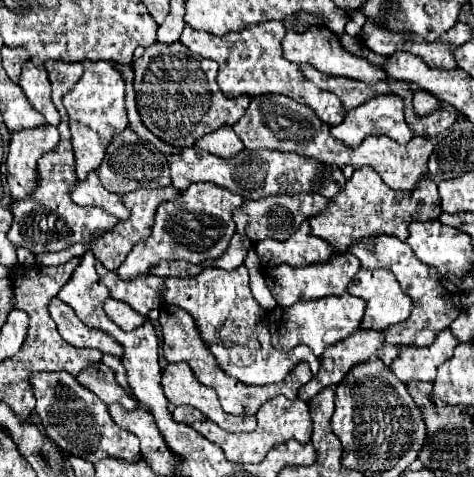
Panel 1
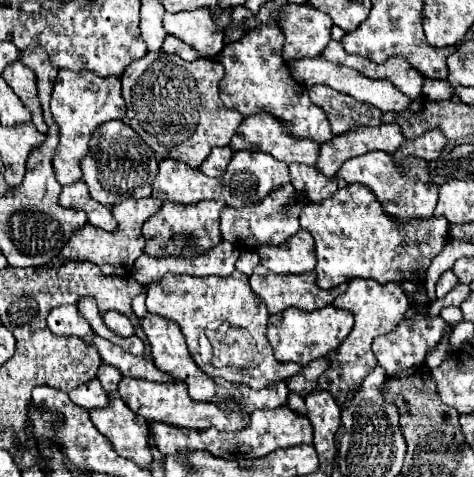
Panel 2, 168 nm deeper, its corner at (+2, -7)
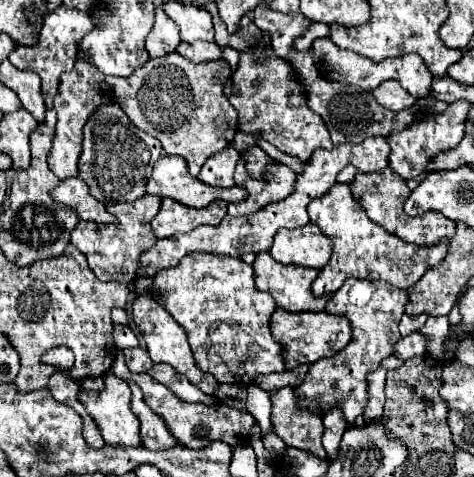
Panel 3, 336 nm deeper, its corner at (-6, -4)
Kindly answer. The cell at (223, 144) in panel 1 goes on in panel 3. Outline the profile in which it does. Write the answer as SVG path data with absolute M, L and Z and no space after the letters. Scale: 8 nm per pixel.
M230 145L228 149L222 149L220 153L212 155L204 163L204 167L198 173L198 179L206 185L220 187L220 189L232 187L234 185L234 167L238 159L240 159L240 153Z

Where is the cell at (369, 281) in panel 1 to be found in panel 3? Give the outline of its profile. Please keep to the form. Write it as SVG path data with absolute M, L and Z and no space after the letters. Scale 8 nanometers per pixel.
M348 279L340 291L336 291L326 309L332 315L348 317L352 325L352 339L350 343L336 355L328 359L316 361L310 371L306 373L304 381L294 387L294 395L298 401L298 409L308 409L318 417L324 417L328 409L338 407L344 413L348 425L354 423L358 415L362 415L364 405L368 403L368 385L366 373L380 367L382 359L392 355L392 345L400 339L398 323L404 315L404 307L408 303L406 291L396 289L384 281L362 281L362 279Z

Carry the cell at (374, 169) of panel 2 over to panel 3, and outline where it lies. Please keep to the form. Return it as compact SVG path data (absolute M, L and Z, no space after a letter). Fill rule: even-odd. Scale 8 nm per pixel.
M386 167L381 173L356 173L351 183L351 190L354 198L362 203L362 209L368 213L370 221L376 221L382 225L388 233L404 239L406 243L414 245L436 245L442 239L452 239L456 233L456 223L448 221L442 213L430 211L418 217L408 217L404 215L404 201L410 195L410 189L406 187L406 181L400 179L390 167ZM384 172L384 173L382 173Z

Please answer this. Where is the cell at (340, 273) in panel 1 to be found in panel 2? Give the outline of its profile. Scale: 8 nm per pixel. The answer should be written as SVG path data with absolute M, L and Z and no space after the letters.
M258 266L258 268L254 270L254 274L250 276L250 286L252 286L252 292L266 302L270 314L280 314L280 312L284 312L286 308L300 308L300 310L304 310L304 312L312 312L312 310L324 308L324 306L332 304L332 302L336 300L336 296L342 296L342 292L348 288L348 282L344 282L344 284L340 284L340 286L336 286L336 288L330 288L330 290L322 290L322 288L318 288L318 284L316 284L316 272L280 276L280 274L268 272L266 268Z

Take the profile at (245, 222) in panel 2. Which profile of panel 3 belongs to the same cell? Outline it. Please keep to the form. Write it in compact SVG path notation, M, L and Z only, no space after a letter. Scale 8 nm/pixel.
M240 159L234 173L234 185L244 187L248 191L248 197L244 201L230 203L228 215L252 215L268 203L288 197L294 189L294 181L296 173L288 165L282 165L278 161L272 161L272 165L268 165L268 173L264 173L262 179L252 179L244 169L244 159Z

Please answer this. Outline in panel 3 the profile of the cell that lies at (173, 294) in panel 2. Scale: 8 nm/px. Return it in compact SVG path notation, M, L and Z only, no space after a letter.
M190 253L176 267L162 269L154 277L152 297L184 327L196 365L214 375L218 383L242 383L252 385L256 375L284 371L280 345L270 335L270 315L276 309L270 293L262 293L254 287L254 271L240 257L220 257L212 253Z

